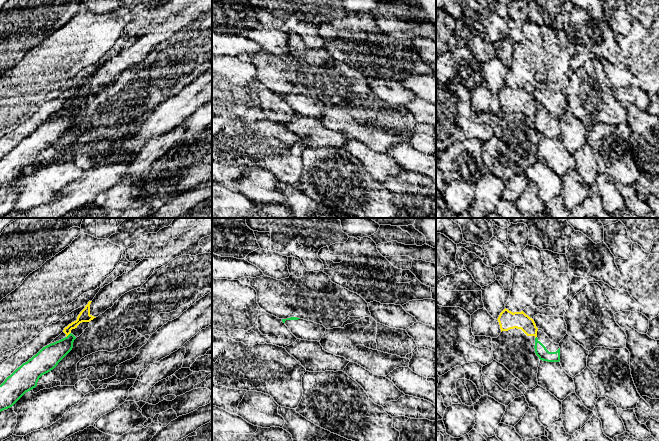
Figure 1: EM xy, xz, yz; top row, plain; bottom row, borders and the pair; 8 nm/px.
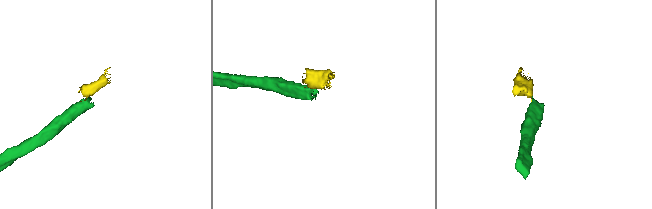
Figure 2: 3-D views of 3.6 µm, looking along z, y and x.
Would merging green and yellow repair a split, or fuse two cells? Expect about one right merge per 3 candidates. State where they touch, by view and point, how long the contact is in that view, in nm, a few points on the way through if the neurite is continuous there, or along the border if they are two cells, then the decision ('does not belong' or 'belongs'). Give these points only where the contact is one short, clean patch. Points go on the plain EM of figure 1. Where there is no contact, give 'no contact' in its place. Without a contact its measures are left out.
meets green in xy at (68, 111); contact 60 nm long; does not belong

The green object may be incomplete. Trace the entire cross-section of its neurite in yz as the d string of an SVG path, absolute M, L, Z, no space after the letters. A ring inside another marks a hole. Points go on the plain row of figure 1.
M538 105L537 107L534 124L540 136L547 138L560 137L559 120L553 119L542 105Z

